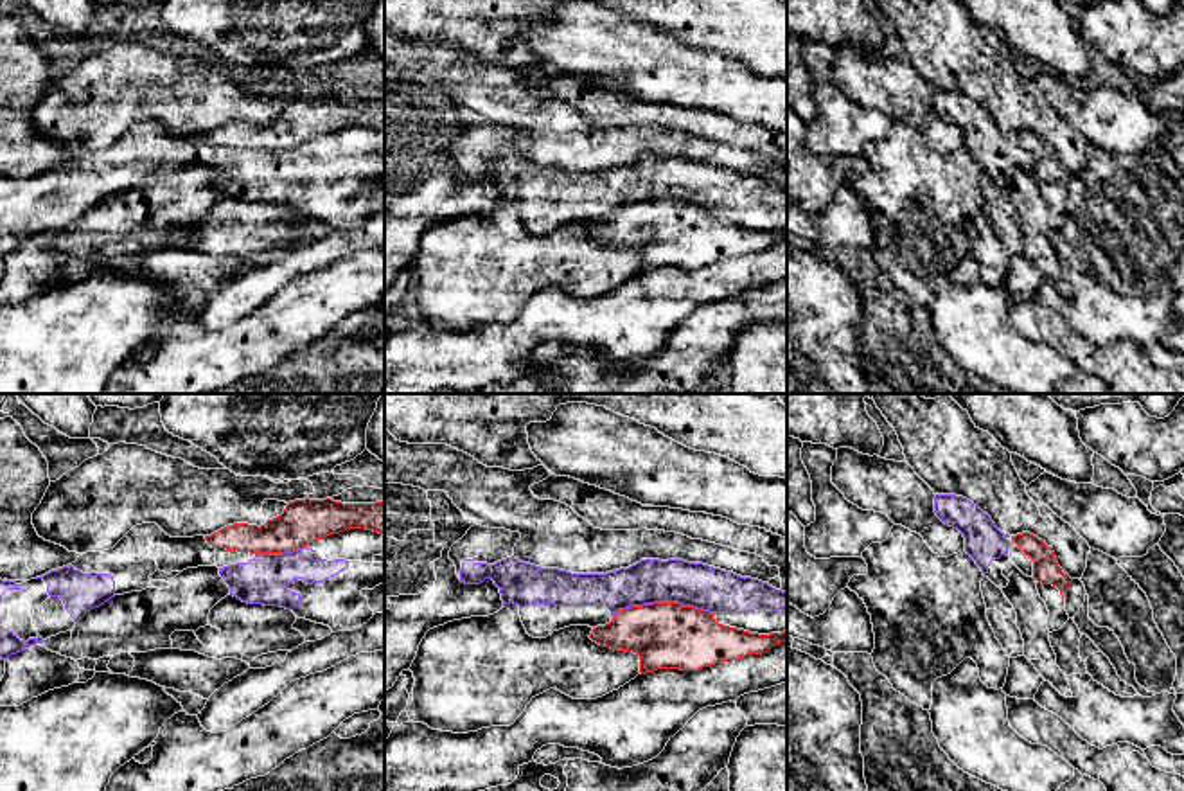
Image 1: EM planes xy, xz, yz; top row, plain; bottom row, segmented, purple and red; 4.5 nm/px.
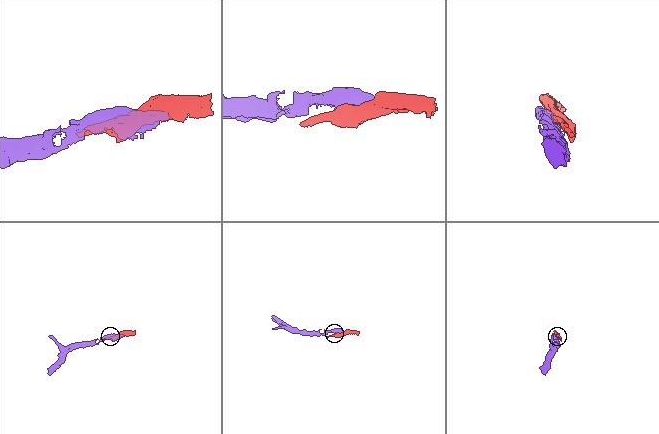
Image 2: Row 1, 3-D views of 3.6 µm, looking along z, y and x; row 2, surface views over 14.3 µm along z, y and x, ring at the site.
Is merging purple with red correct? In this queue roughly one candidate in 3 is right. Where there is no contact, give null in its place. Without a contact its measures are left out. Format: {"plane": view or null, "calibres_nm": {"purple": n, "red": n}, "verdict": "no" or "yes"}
{"plane": "xz", "calibres_nm": {"purple": 200, "red": 300}, "verdict": "no"}

